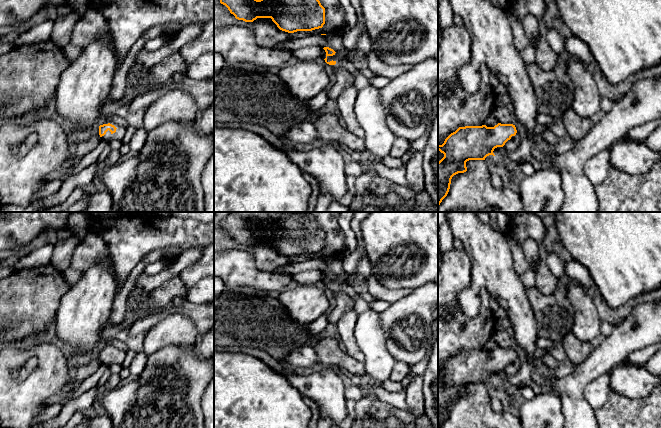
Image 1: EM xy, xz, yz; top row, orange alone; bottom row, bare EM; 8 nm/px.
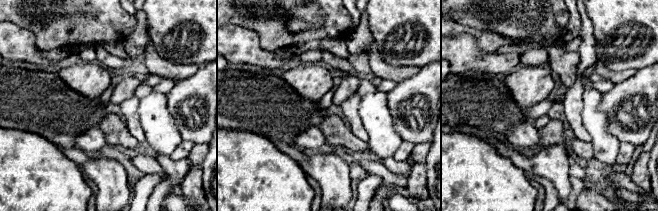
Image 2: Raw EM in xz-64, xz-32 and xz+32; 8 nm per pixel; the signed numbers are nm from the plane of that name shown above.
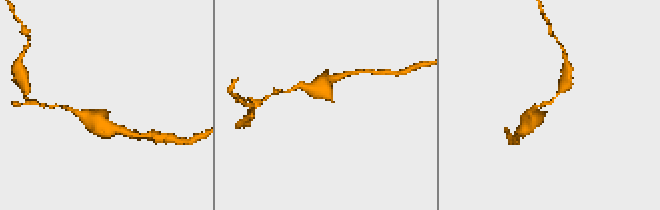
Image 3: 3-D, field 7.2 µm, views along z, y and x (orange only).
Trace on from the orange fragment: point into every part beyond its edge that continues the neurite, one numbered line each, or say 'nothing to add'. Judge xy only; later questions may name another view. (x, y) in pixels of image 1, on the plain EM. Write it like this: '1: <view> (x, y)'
1: xy (120, 355)

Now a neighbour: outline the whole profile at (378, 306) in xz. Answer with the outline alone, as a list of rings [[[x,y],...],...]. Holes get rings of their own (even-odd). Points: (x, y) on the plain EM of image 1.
[[[375,299],[373,302],[369,303],[369,307],[371,311],[377,312],[377,313],[381,313],[383,311],[385,311],[387,308],[389,308],[391,305],[391,303],[386,302],[384,300],[377,300]]]

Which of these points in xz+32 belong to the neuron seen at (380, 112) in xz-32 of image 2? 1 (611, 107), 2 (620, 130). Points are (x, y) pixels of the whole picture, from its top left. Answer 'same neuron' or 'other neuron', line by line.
1: other neuron
2: other neuron

